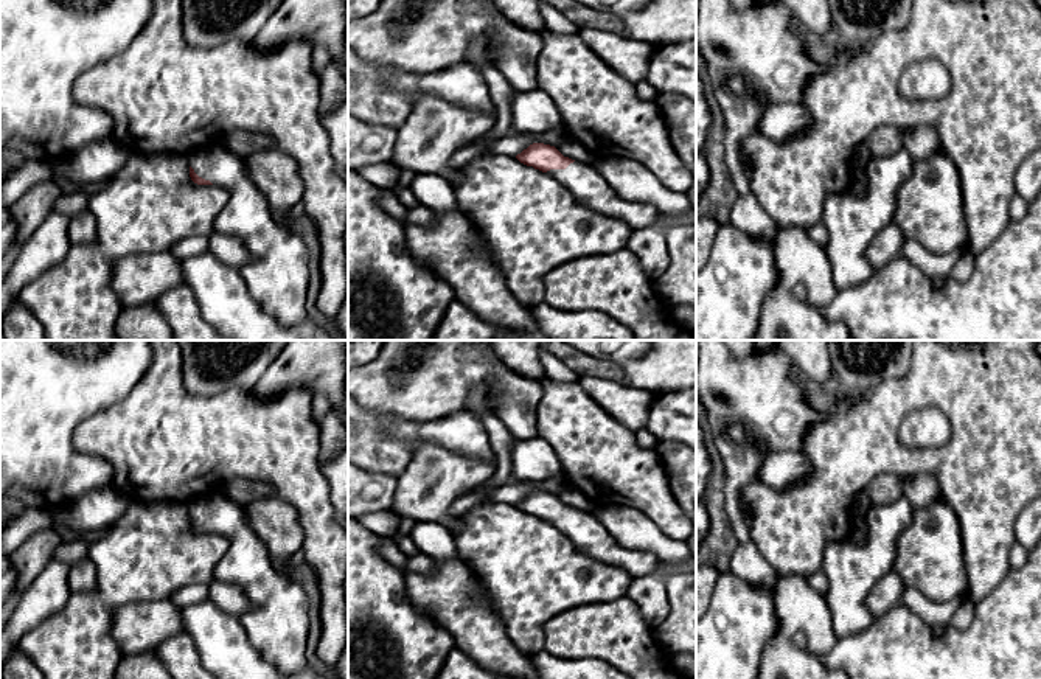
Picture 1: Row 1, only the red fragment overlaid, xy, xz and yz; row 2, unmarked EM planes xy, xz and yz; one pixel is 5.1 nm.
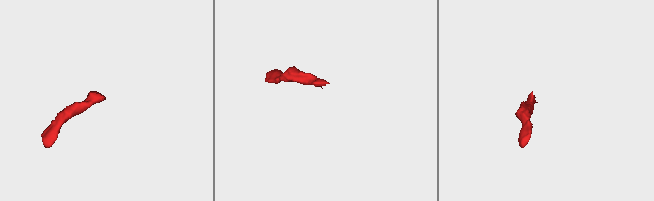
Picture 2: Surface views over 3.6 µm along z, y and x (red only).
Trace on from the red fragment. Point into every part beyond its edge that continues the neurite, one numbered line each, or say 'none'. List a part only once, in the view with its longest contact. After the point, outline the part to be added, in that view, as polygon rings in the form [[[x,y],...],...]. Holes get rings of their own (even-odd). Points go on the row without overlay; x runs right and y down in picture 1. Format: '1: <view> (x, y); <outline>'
1: xz (583, 527); [[[573,510],[566,517],[547,521],[566,533],[581,552],[609,566],[621,567],[632,578],[654,573],[660,564],[660,559],[649,552],[621,547],[592,510]]]

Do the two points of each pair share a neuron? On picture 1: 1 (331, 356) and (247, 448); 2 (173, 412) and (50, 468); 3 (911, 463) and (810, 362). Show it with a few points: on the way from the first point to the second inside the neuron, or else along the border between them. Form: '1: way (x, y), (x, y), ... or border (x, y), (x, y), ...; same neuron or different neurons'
1: border (313, 393), (305, 387), (288, 387), (271, 398); different neurons
2: border (90, 415), (73, 445), (101, 456), (112, 476); different neurons
3: border (796, 362), (819, 383), (824, 383), (833, 373); different neurons

